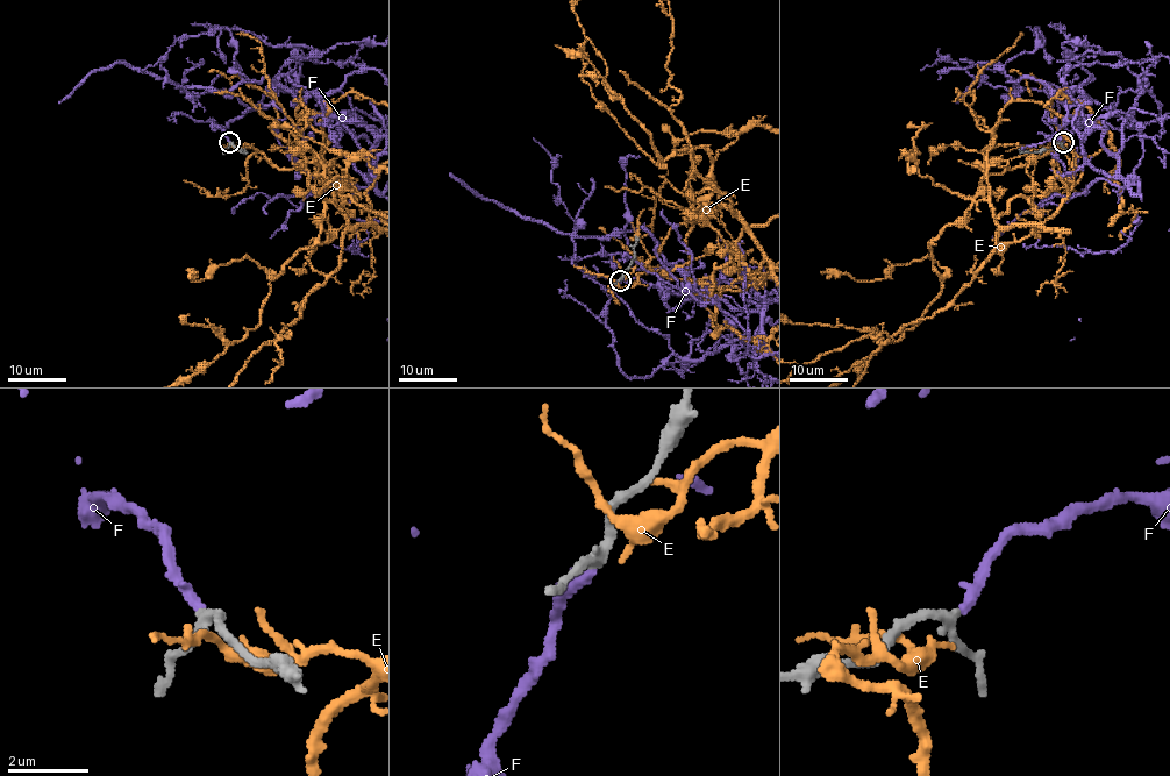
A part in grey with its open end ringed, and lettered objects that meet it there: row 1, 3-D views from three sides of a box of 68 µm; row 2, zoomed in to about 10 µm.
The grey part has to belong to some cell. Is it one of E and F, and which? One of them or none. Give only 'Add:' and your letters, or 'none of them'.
Add: F

